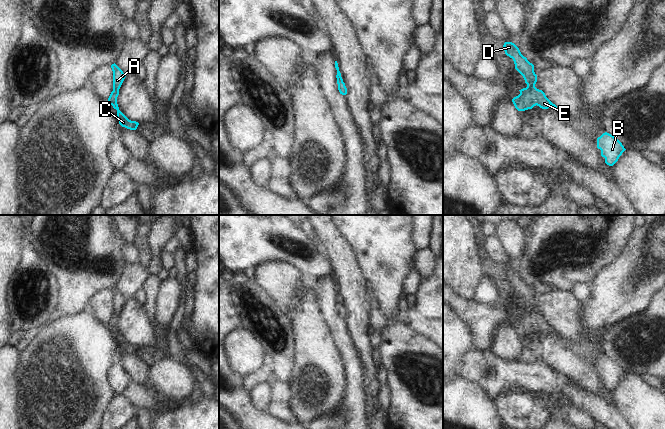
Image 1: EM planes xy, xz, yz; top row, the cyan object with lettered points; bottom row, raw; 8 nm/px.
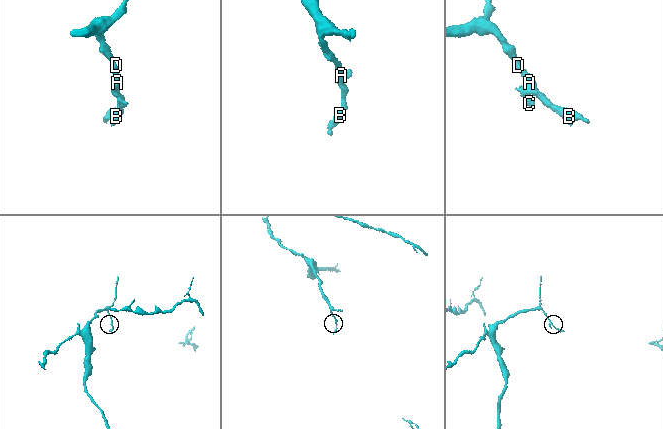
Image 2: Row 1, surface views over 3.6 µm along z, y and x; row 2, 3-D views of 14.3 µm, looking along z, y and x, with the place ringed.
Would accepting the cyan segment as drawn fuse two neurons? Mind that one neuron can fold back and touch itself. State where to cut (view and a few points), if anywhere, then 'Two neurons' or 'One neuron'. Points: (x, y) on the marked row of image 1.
No split. One neuron

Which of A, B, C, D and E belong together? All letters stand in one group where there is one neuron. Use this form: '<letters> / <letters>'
A B C D E

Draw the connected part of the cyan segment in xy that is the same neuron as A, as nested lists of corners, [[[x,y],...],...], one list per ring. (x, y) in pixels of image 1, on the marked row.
[[[114,63],[111,65],[113,71],[113,91],[111,92],[108,102],[117,110],[117,119],[122,127],[130,130],[136,130],[139,123],[129,120],[120,110],[117,104],[117,97],[119,95],[119,89],[126,77],[123,71]]]

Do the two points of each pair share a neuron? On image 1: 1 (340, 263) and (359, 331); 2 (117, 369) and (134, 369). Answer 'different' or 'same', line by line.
1: same
2: different

